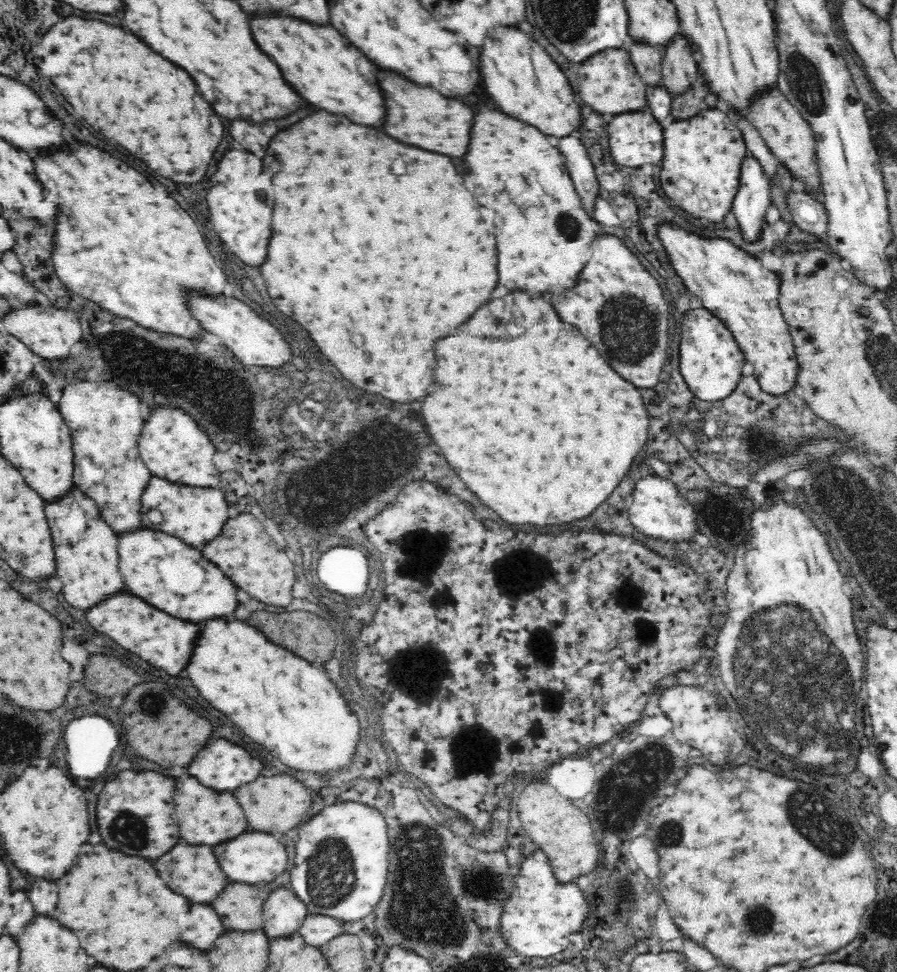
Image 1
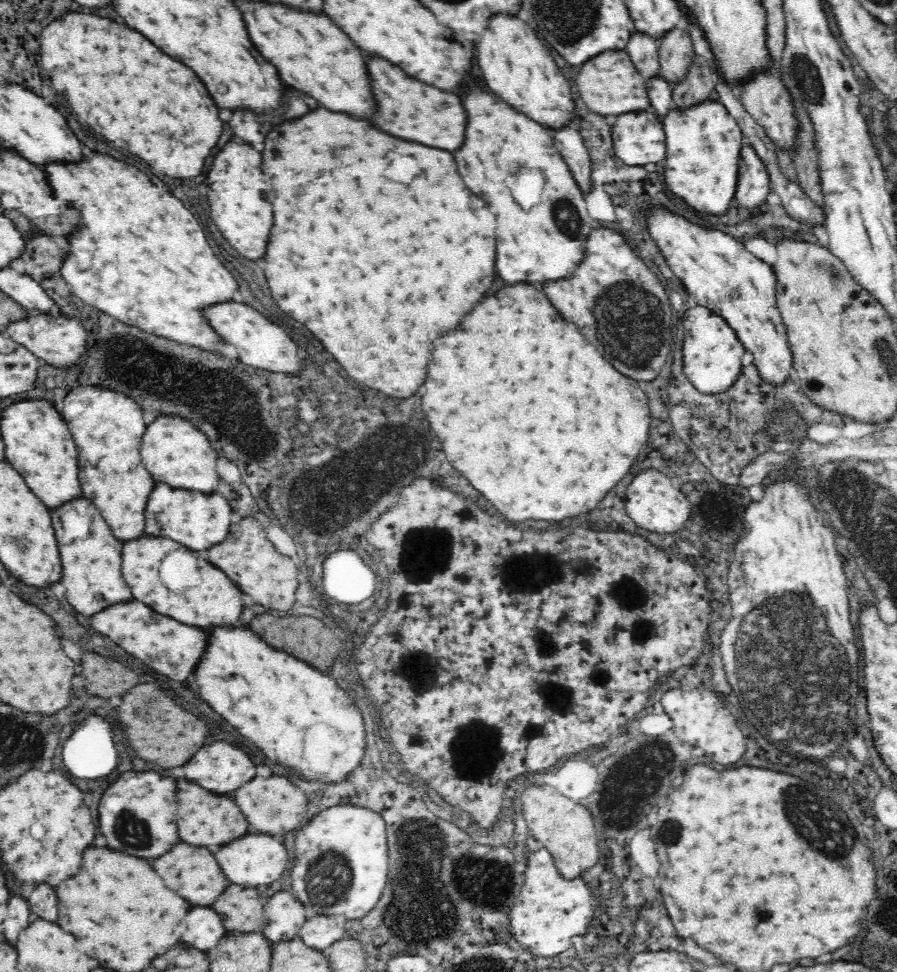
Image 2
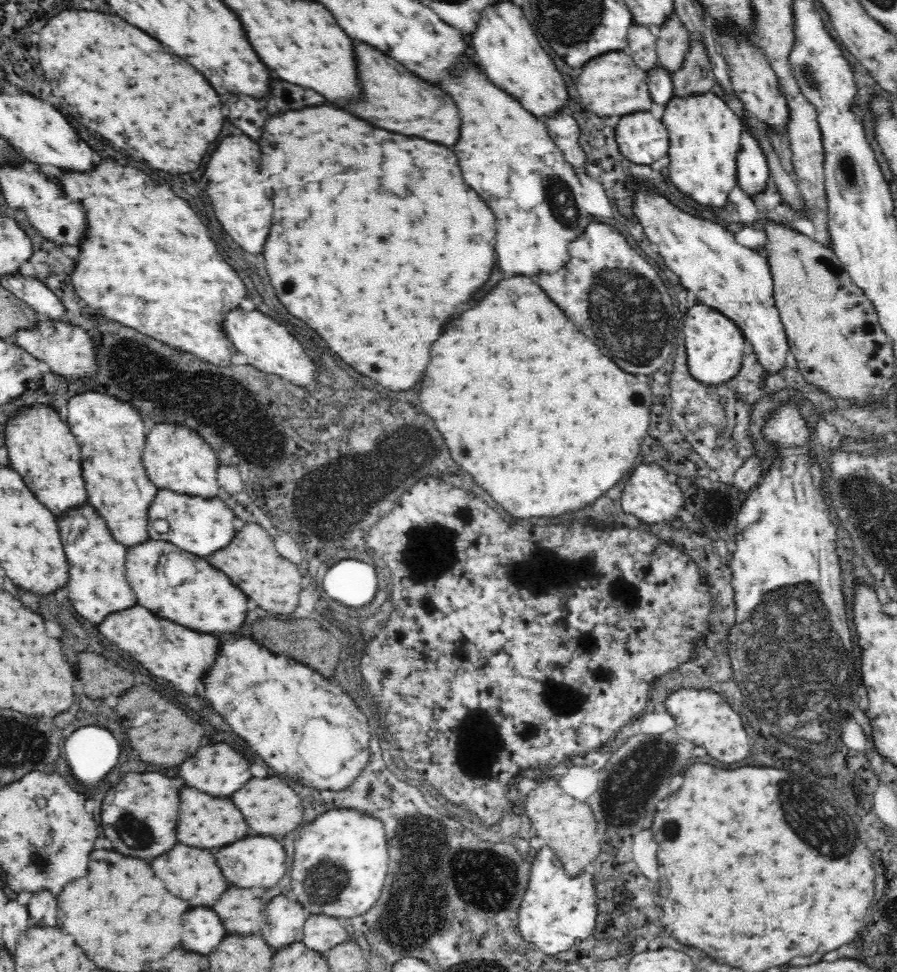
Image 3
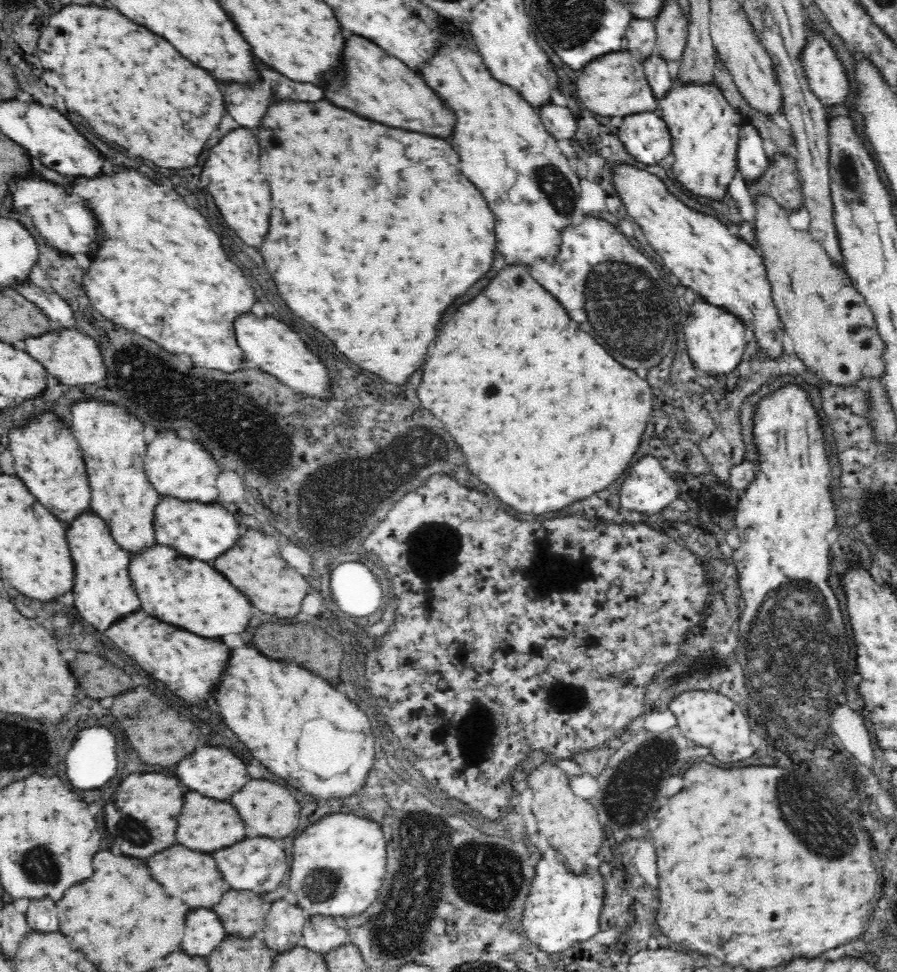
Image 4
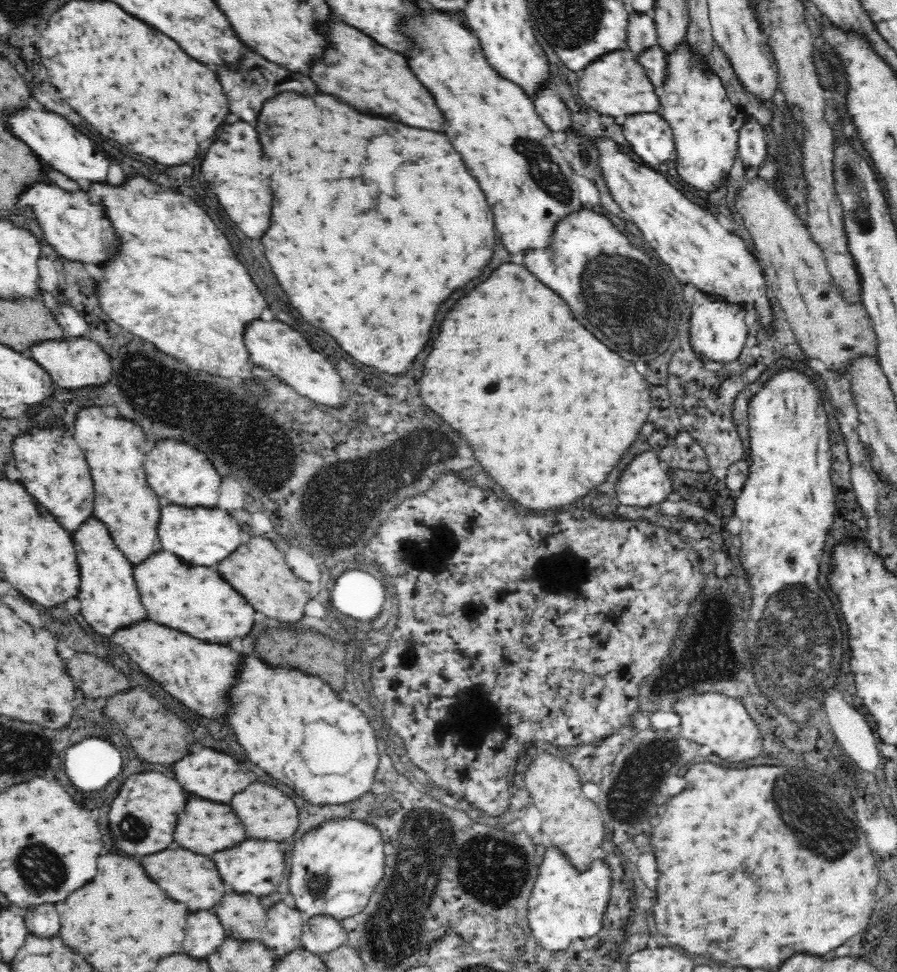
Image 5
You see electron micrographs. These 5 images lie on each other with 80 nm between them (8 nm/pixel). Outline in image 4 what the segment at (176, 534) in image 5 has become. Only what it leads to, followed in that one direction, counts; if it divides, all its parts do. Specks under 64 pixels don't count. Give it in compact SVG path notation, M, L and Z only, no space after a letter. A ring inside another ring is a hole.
M168 497L162 498L158 510L154 512L154 534L162 546L170 546L175 552L192 560L213 564L214 560L226 554L240 538L236 518L220 506L220 502L201 504L201 502L182 502Z

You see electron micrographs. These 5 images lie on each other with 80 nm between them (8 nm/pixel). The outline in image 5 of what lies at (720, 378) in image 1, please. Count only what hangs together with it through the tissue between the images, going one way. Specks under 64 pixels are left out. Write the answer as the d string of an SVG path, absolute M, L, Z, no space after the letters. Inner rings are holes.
M697 289L689 304L690 343L704 360L726 363L738 358L748 336L746 306L744 303L726 301L716 295Z

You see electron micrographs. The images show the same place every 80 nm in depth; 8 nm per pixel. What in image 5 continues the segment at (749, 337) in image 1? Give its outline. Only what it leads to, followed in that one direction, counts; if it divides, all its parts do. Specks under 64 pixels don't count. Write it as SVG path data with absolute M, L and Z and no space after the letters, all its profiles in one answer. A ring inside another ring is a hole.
M606 136L592 138L592 146L598 152L598 168L600 174L604 176L610 196L621 208L625 218L630 218L640 228L644 234L642 239L650 242L652 250L670 266L672 276L678 276L680 284L693 284L697 289L724 298L726 301L744 303L744 306L752 304L757 314L762 317L762 322L766 322L767 325L771 321L768 281L762 273L759 260L746 247L745 241L722 227L710 207L692 201L689 196L684 196L684 192L676 188L663 172L642 166L630 154L626 154L622 146L616 144L612 138Z

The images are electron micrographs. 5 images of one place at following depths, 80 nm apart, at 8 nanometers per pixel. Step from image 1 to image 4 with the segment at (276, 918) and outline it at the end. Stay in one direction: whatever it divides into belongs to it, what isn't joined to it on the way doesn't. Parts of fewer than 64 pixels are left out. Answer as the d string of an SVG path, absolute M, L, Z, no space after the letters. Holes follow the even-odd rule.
M278 900L266 916L266 930L260 932L264 938L259 937L268 948L274 948L280 953L292 950L294 946L302 944L302 929L306 919L300 907Z

